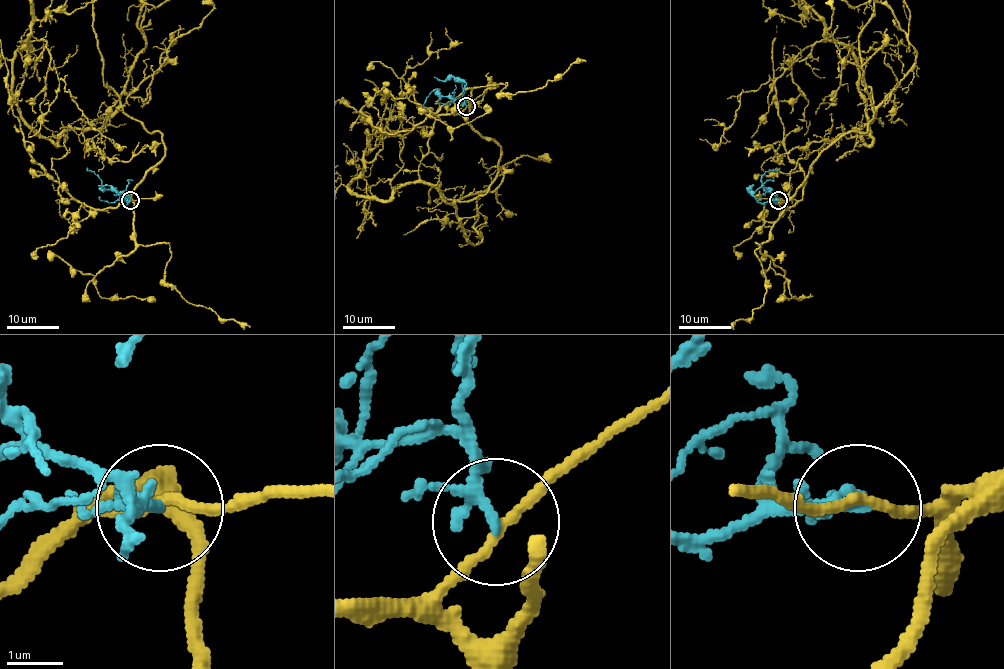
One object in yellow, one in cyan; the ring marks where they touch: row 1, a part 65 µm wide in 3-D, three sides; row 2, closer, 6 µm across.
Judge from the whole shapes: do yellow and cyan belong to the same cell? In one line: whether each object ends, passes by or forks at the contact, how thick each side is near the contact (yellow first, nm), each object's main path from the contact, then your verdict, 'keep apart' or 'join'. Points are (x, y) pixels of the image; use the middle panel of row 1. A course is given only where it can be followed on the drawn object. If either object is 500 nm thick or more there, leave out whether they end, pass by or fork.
yellow passes by | cyan forks | 160/120 nm | yellow via (466, 105), (499, 146), (486, 192), (361, 196), (348, 187), (368, 147), (355, 104) | cyan via (466, 105), (462, 97), (453, 99), (433, 90), (423, 108) | keep apart

